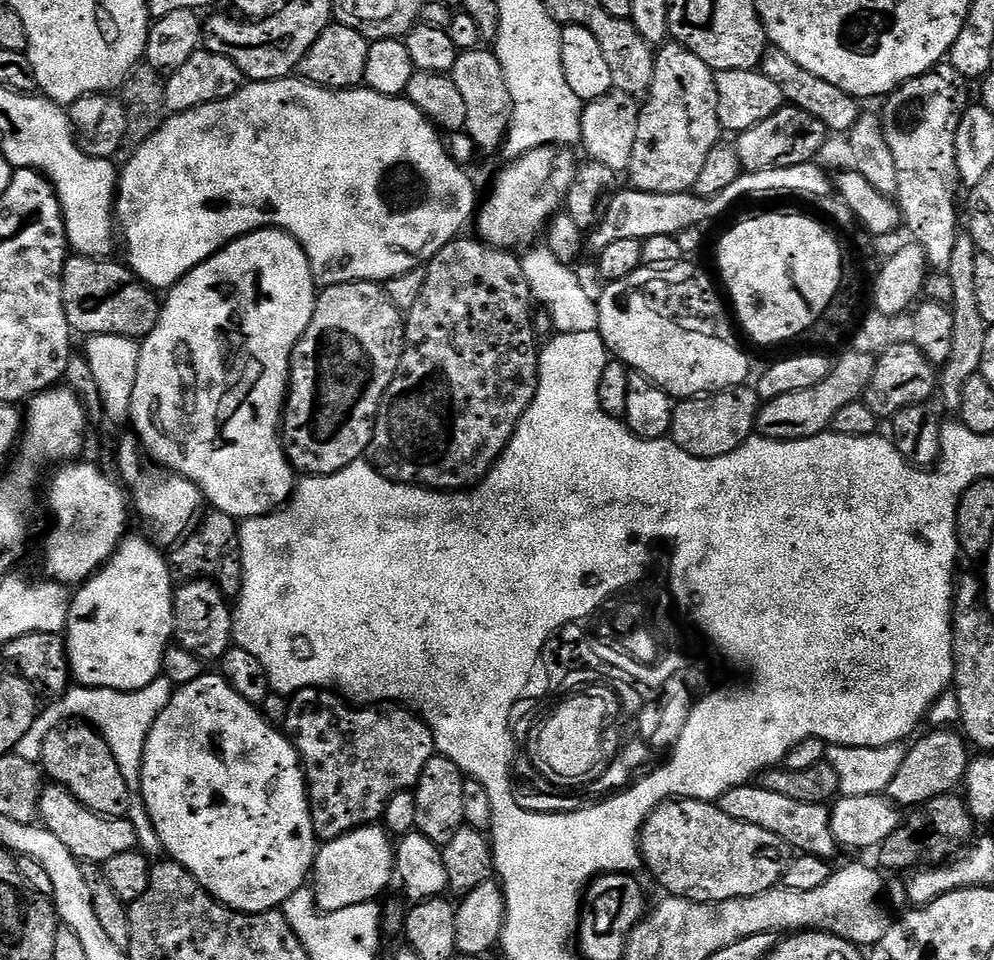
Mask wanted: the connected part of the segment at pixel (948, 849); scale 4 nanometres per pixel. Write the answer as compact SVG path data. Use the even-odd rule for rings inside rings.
M960 794L934 797L933 800L926 801L915 810L909 811L901 819L898 830L894 830L886 838L886 842L880 844L878 855L880 855L881 865L879 864L879 867L889 868L892 872L907 873L909 870L935 866L945 863L965 846L973 843L978 824L972 819L972 812L967 806L965 797L958 795Z

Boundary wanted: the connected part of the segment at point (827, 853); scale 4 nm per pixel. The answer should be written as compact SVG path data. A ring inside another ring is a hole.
M749 782L726 790L718 801L722 814L738 818L738 822L750 822L750 826L762 826L770 834L778 834L797 853L806 856L832 858L838 852L838 845L832 833L832 814L828 804L797 802L795 798L785 798L774 794L774 790L761 788L759 783Z

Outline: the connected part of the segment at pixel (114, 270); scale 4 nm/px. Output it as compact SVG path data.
M69 255L62 276L62 302L73 333L89 336L129 336L141 341L158 326L161 297L138 279L127 263L115 264L112 258Z

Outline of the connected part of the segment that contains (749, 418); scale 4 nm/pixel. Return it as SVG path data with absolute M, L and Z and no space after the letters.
M748 387L725 388L681 399L672 410L672 443L702 459L720 458L738 450L756 432L756 416L762 403L759 391Z

